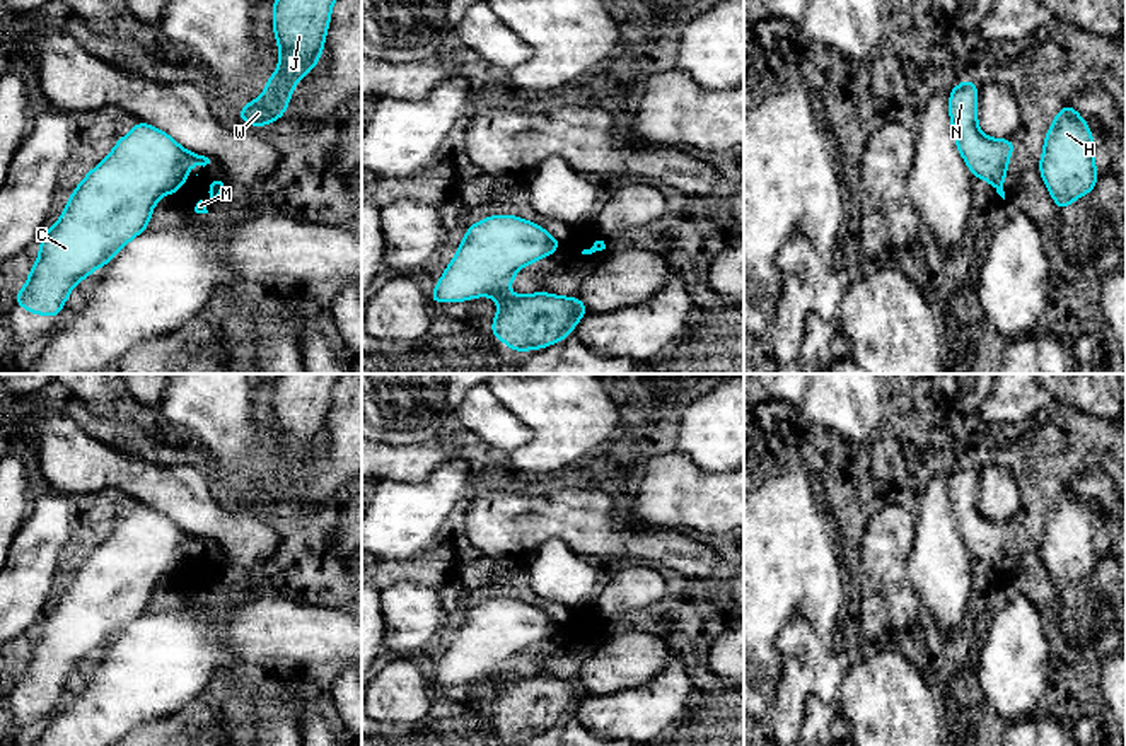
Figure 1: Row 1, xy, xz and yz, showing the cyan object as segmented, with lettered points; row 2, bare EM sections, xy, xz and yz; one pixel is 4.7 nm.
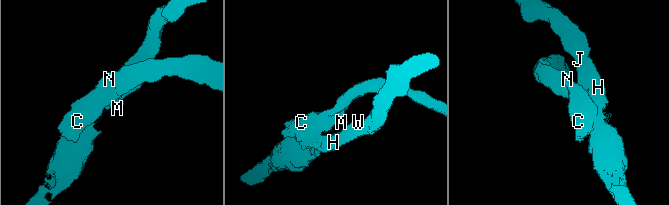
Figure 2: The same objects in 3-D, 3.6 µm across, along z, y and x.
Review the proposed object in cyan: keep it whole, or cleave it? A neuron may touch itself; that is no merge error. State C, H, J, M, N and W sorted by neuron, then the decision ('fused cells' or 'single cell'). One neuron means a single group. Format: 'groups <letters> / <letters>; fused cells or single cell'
groups C N / H J M W; fused cells

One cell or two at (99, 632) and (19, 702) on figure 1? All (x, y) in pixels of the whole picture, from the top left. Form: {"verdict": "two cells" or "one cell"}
{"verdict": "one cell"}

